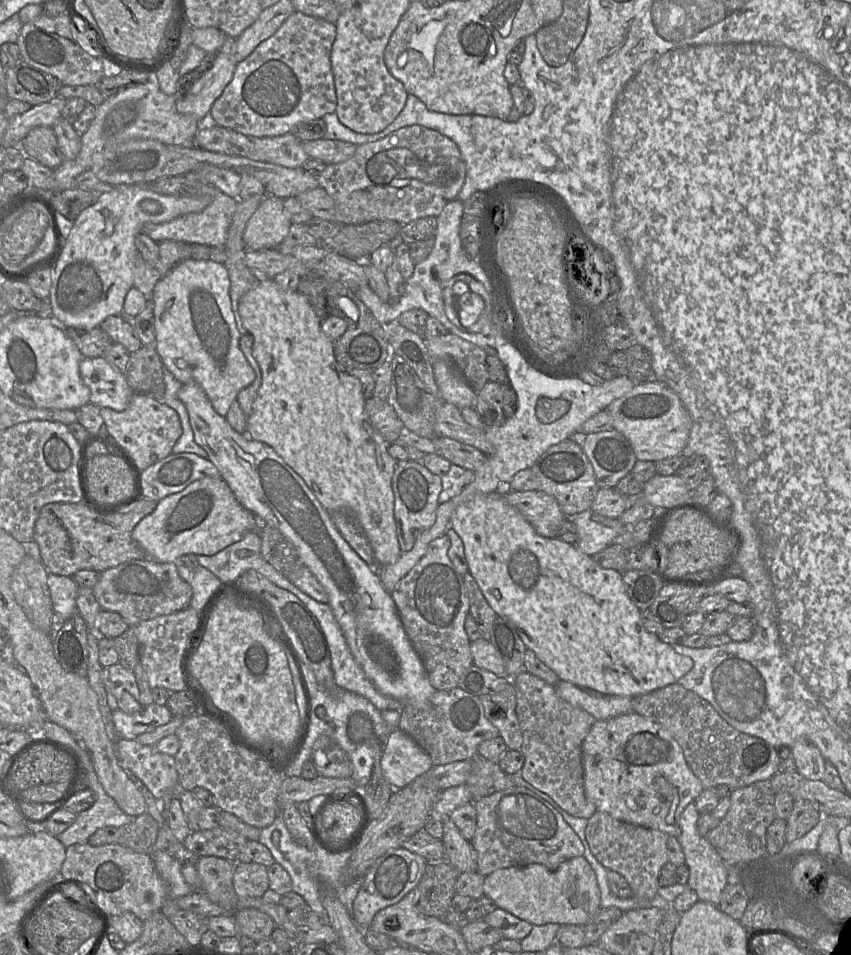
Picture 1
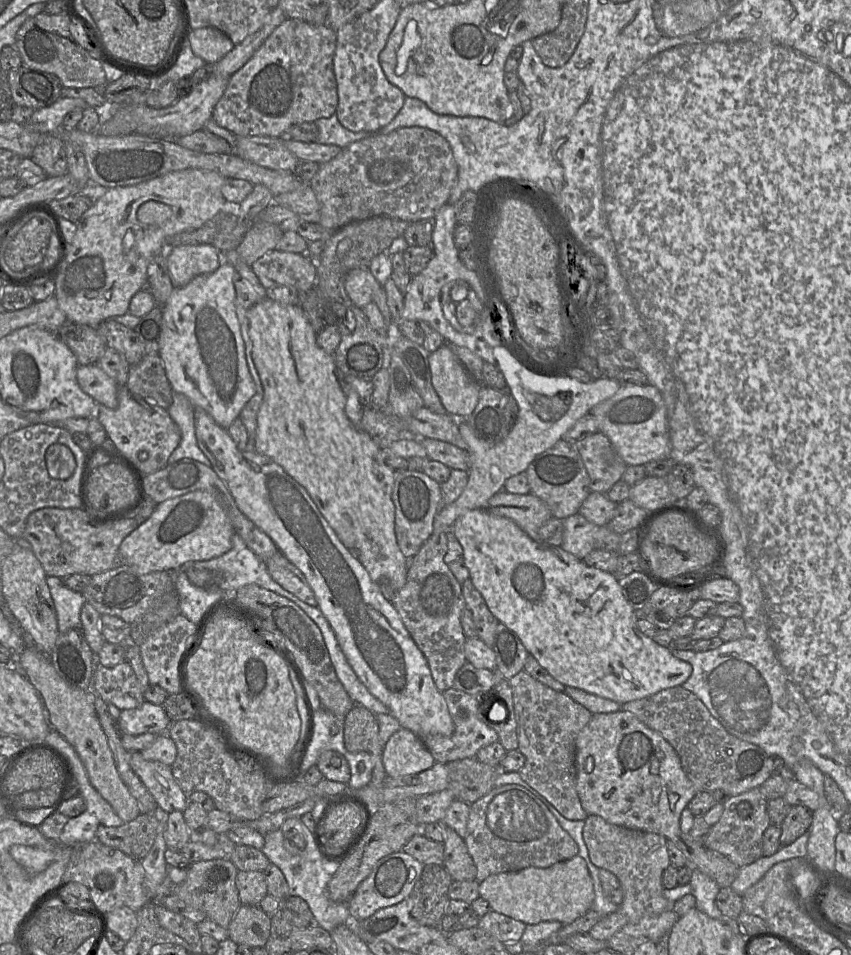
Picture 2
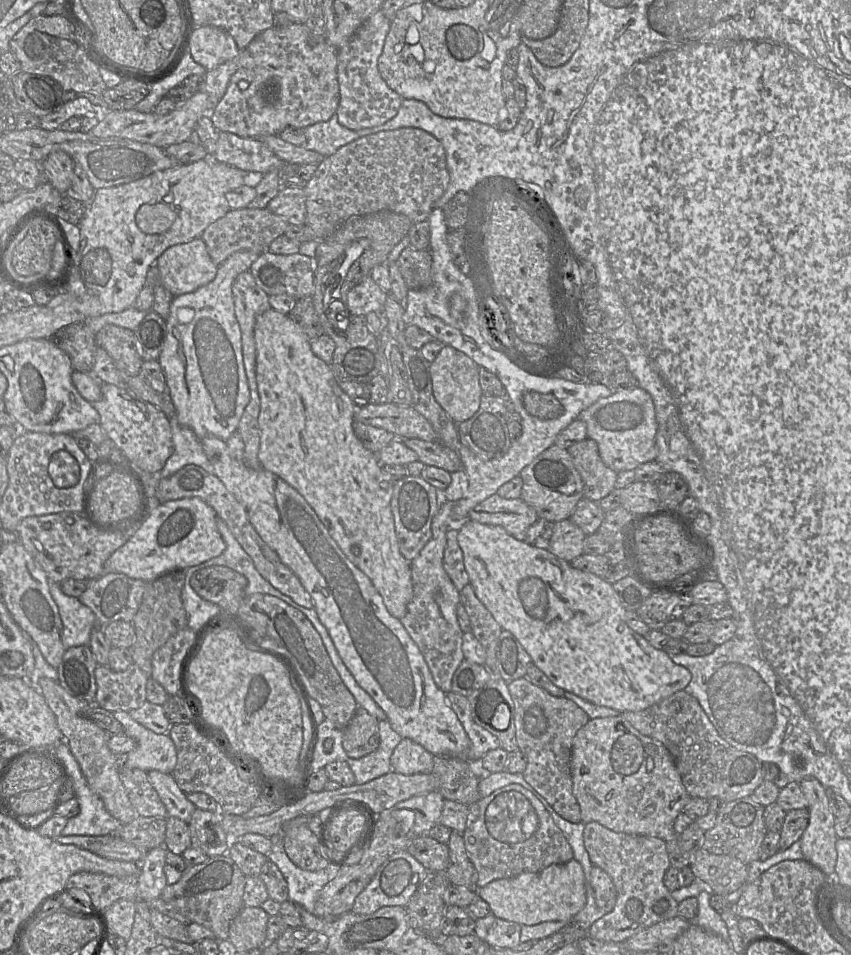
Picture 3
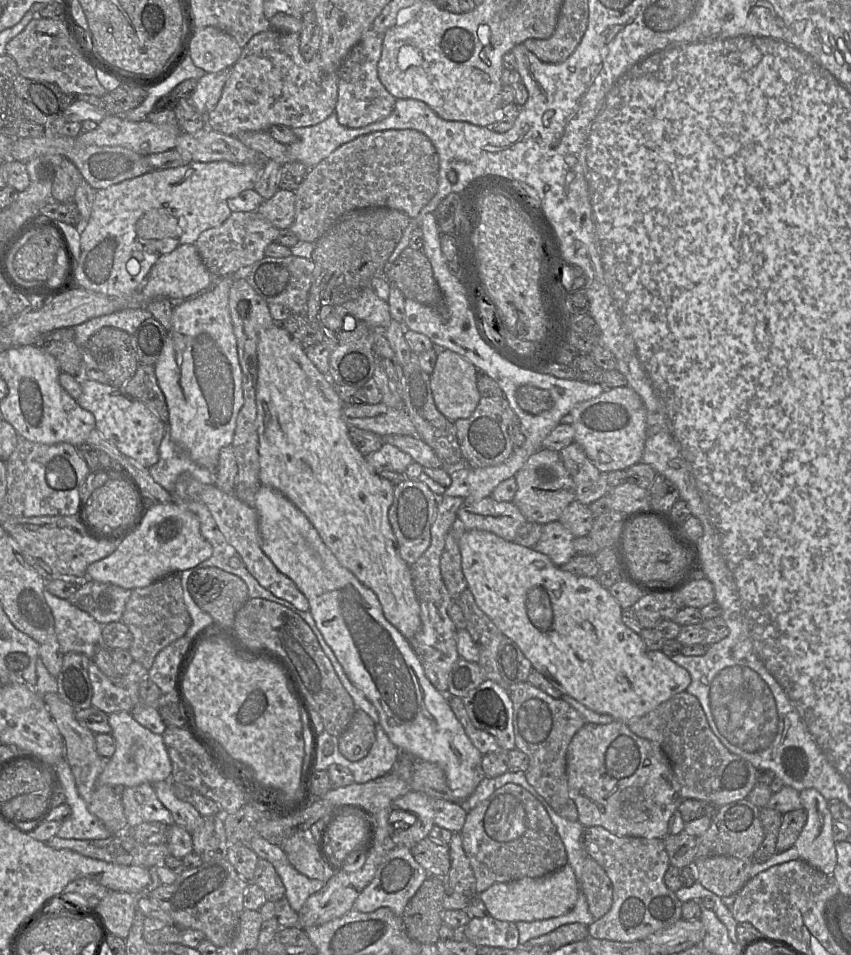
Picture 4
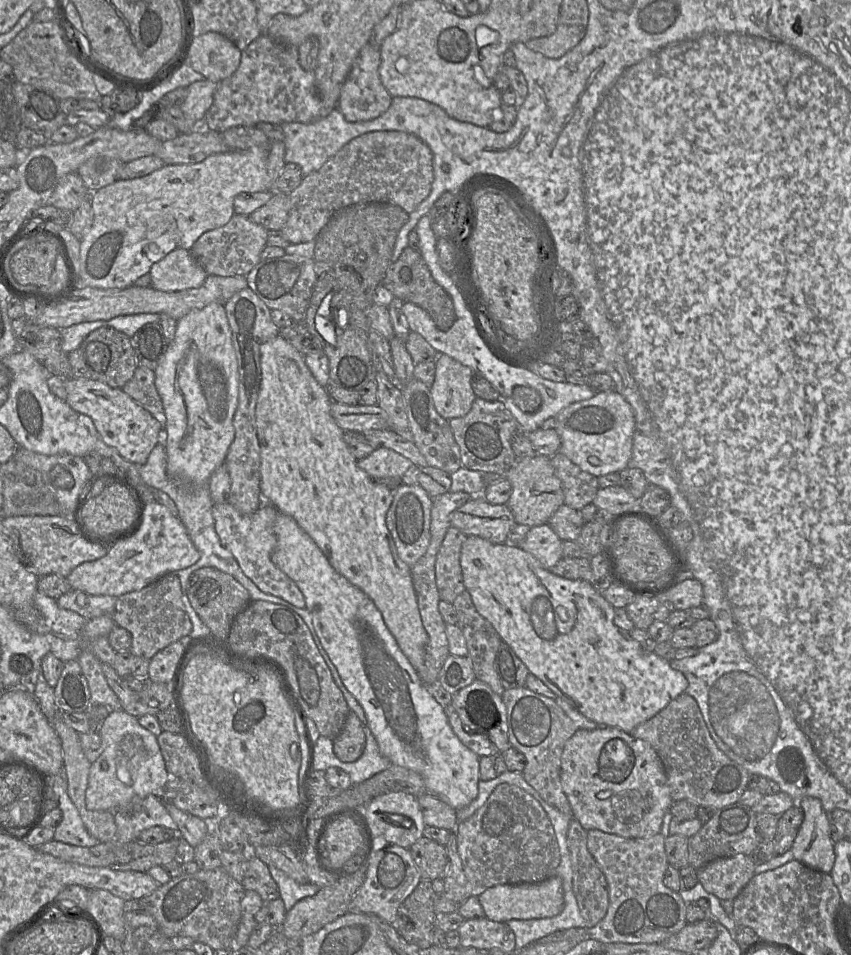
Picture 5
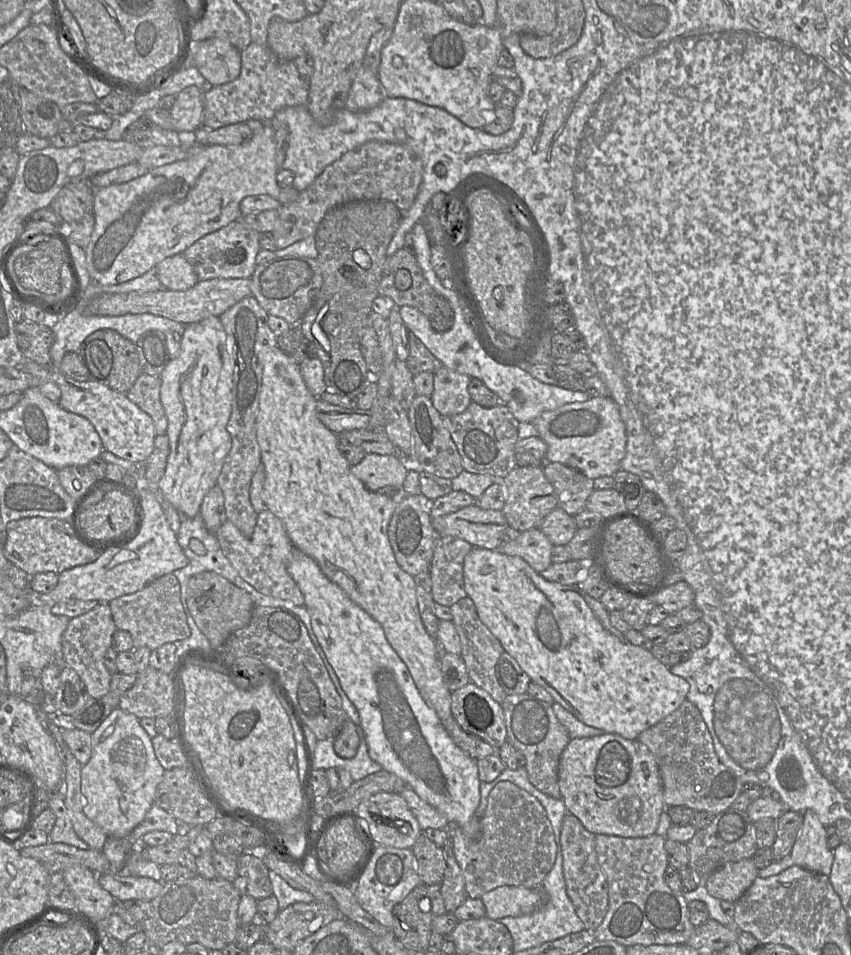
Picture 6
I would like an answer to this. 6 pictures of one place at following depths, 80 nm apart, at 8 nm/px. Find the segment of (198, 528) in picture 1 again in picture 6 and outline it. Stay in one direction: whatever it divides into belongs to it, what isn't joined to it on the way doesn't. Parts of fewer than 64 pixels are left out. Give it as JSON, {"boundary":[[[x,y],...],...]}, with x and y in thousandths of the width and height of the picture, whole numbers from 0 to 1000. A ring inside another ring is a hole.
{"boundary":[[[165,497],[160,511],[166,519],[168,549],[161,562],[153,569],[120,578],[110,588],[89,593],[68,601],[66,615],[55,622],[38,621],[38,632],[58,634],[80,628],[115,629],[126,632],[142,624],[167,618],[186,605],[221,592],[221,584],[208,566],[208,558],[199,551],[184,518],[174,512],[174,504]]]}

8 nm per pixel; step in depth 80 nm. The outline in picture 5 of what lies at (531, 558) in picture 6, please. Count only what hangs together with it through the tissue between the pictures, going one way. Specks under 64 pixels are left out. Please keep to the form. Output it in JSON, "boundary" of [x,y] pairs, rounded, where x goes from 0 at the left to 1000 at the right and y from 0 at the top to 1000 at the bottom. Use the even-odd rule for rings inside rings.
{"boundary":[[[643,549],[624,552],[609,573],[626,581],[640,595],[660,584],[662,566]]]}

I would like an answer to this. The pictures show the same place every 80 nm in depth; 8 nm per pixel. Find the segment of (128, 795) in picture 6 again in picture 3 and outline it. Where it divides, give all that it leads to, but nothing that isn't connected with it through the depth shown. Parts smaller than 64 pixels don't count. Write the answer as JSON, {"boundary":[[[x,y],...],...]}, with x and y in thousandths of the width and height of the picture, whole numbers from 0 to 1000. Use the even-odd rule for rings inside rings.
{"boundary":[[[135,745],[132,746],[134,752],[143,759],[146,768],[156,773],[160,782],[148,791],[137,791],[143,795],[143,802],[149,804],[161,804],[168,807],[184,806],[192,809],[202,810],[207,798],[207,782],[199,770],[183,769],[156,754],[152,746]]]}

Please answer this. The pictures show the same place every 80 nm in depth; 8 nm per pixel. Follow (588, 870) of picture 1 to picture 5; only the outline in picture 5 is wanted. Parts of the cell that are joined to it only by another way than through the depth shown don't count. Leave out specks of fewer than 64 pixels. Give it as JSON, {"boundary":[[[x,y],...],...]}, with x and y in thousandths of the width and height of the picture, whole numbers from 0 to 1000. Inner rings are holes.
{"boundary":[[[651,916],[633,925],[611,925],[583,927],[562,938],[570,959],[583,965],[596,965],[602,962],[619,963],[644,961],[656,958],[663,949],[660,921]]]}

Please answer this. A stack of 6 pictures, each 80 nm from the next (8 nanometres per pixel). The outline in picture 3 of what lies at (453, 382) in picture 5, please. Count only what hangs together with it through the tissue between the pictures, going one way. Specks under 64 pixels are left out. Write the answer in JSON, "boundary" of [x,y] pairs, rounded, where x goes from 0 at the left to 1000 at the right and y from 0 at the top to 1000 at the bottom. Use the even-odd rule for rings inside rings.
{"boundary":[[[523,361],[505,381],[509,414],[536,444],[550,440],[563,428],[568,414],[563,401],[563,385],[552,374],[528,361]]]}

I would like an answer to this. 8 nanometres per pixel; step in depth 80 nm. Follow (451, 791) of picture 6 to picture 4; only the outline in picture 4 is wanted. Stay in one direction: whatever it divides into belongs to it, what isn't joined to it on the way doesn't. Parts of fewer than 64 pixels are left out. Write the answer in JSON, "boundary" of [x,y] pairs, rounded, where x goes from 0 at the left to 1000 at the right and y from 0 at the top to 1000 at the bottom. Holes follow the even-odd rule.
{"boundary":[[[307,508],[301,515],[297,532],[303,539],[309,578],[358,623],[364,634],[363,640],[382,672],[412,715],[442,741],[445,758],[458,776],[474,788],[472,792],[486,792],[517,802],[533,832],[548,838],[558,828],[566,813],[564,799],[568,791],[548,770],[522,726],[516,725],[501,709],[482,672],[452,647],[442,622],[398,590],[363,543],[333,517]]]}

